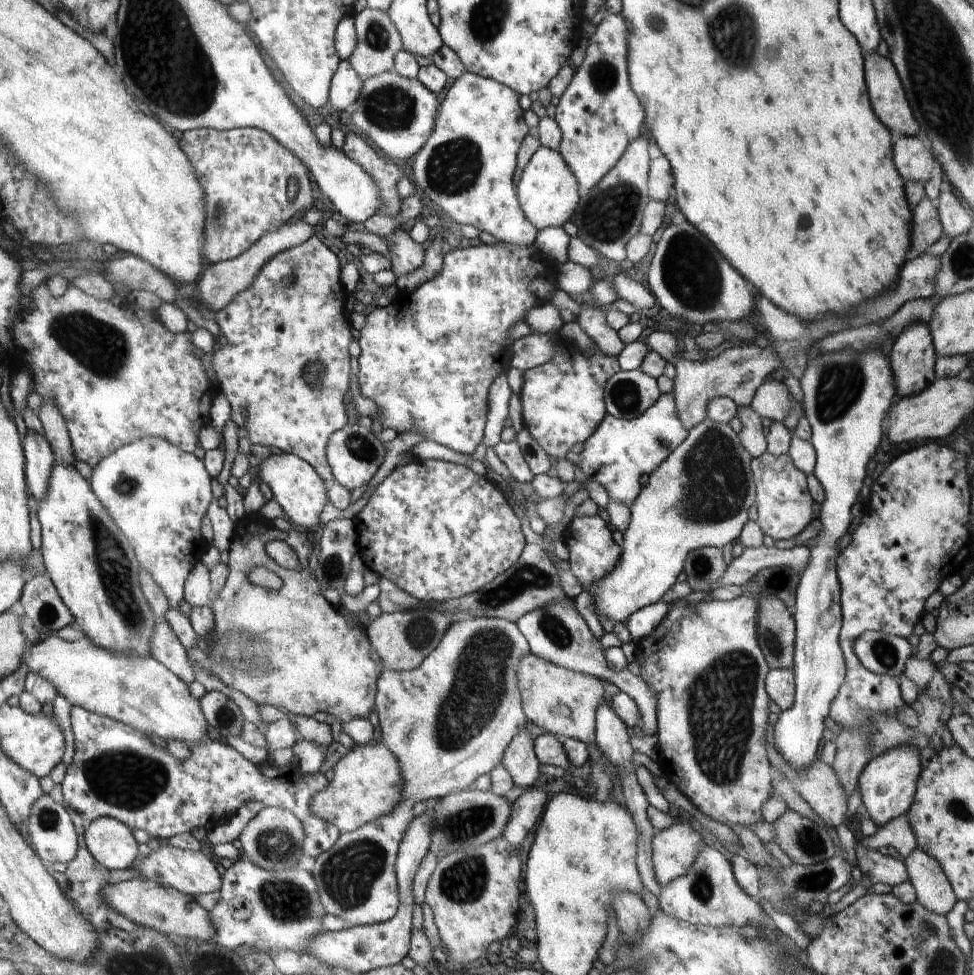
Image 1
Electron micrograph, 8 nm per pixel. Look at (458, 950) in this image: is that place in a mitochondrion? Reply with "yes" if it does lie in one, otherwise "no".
no

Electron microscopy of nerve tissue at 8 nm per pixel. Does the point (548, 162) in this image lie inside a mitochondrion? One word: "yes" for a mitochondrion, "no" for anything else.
no

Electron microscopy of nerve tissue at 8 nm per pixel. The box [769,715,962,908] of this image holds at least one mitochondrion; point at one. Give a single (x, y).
(810, 841)

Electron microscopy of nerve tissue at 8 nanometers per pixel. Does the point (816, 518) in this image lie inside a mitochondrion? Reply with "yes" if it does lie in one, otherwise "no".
no

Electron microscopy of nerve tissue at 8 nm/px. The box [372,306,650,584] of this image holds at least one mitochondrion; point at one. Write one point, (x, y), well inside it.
(627, 395)

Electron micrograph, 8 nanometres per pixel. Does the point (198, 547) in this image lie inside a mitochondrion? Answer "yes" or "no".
no

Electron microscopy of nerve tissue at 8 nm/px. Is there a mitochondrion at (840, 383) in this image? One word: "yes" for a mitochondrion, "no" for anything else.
yes

